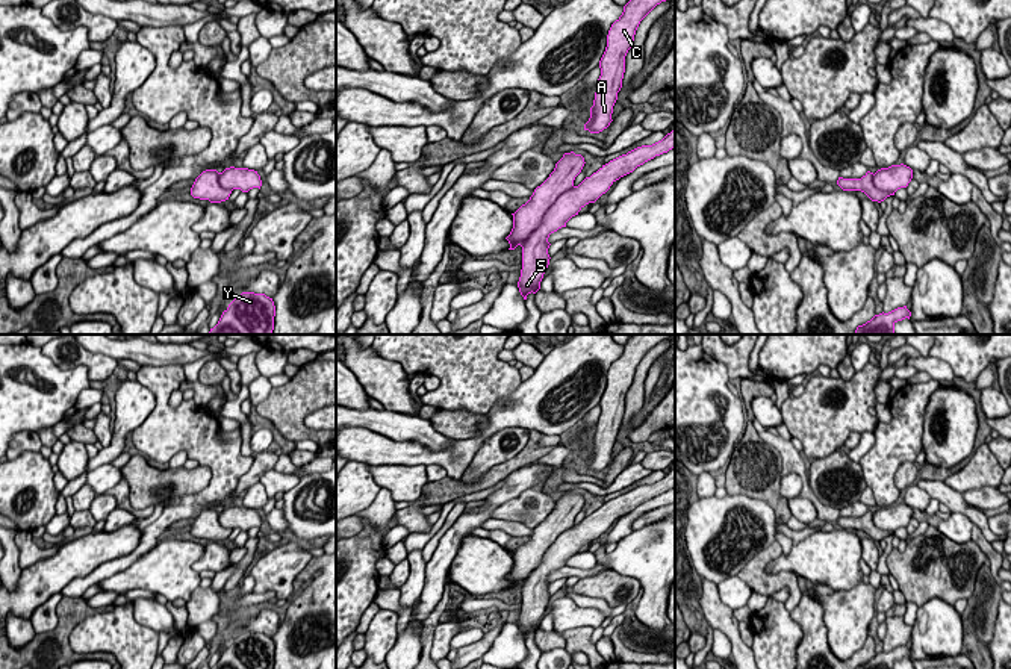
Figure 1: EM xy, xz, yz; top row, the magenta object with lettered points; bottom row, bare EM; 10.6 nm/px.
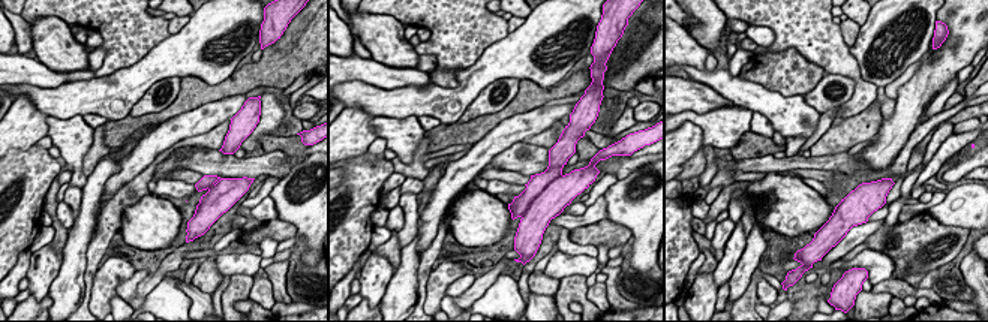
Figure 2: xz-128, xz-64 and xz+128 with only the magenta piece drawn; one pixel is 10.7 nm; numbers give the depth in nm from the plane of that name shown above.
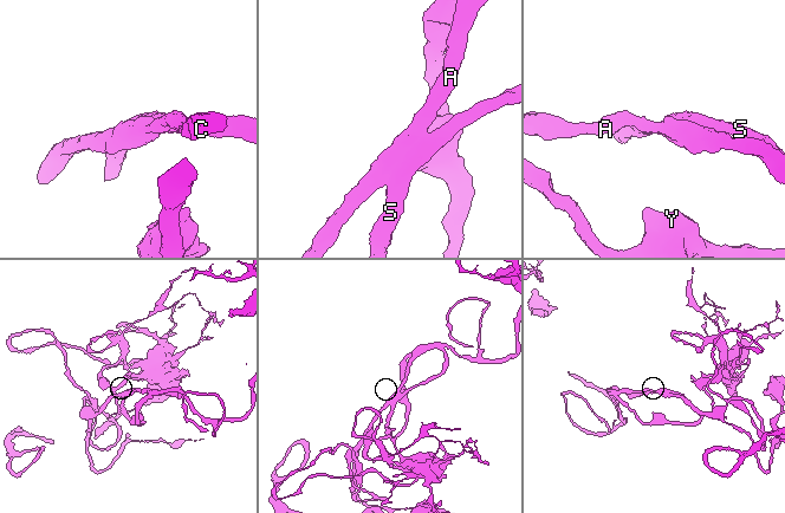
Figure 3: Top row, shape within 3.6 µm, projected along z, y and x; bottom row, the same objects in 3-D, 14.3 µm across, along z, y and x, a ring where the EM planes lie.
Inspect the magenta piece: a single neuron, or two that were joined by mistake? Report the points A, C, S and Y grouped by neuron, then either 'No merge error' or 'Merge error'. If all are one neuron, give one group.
Groups: A C S Y. No merge error

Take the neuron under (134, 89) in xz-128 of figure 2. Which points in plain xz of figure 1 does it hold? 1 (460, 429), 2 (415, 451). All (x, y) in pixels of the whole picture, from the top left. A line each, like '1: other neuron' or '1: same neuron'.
1: other neuron
2: same neuron

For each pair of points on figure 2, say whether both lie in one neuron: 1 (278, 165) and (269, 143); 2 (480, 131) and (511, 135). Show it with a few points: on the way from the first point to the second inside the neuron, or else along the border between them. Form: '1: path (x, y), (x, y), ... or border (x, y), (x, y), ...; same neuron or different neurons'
1: border (267, 152), (282, 150), (290, 156), (303, 158); different neurons
2: border (517, 113), (502, 119), (474, 144); different neurons

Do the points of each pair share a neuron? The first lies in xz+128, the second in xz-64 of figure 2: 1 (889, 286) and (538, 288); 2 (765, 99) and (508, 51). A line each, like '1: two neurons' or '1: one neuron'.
1: two neurons
2: two neurons

